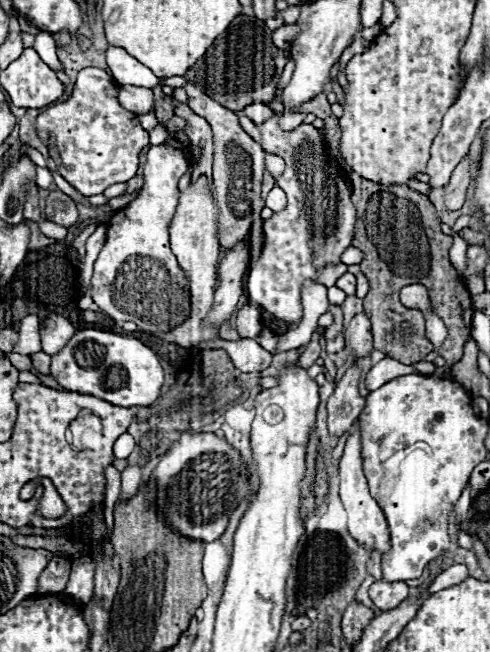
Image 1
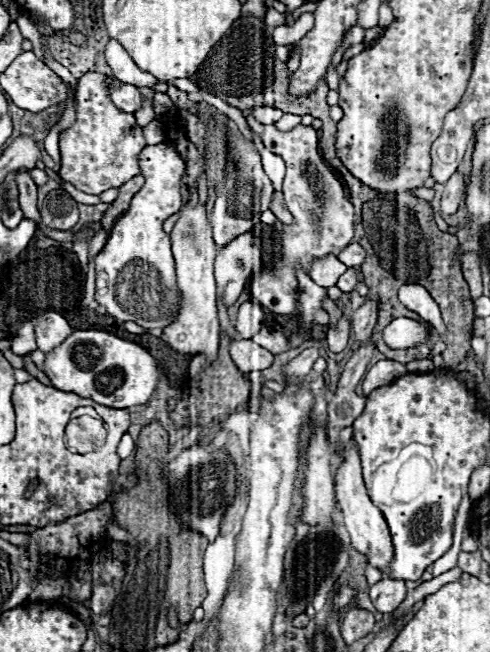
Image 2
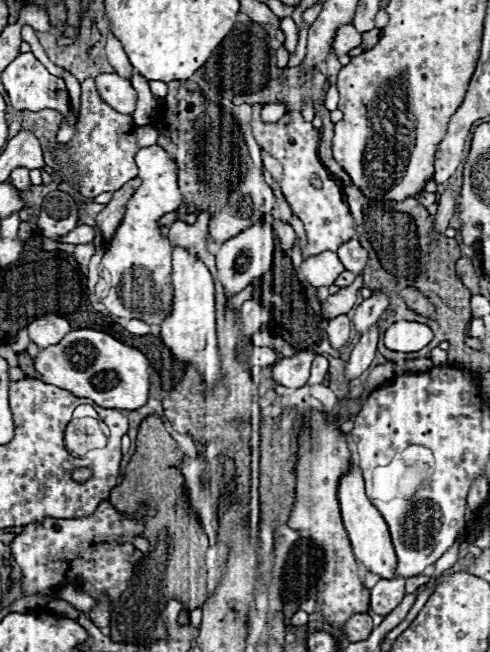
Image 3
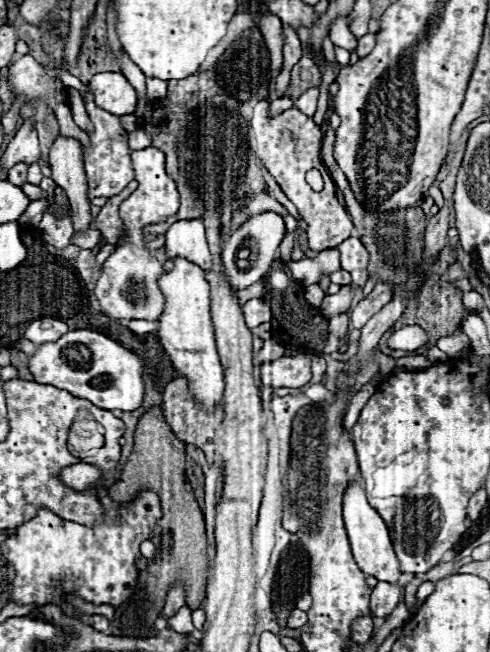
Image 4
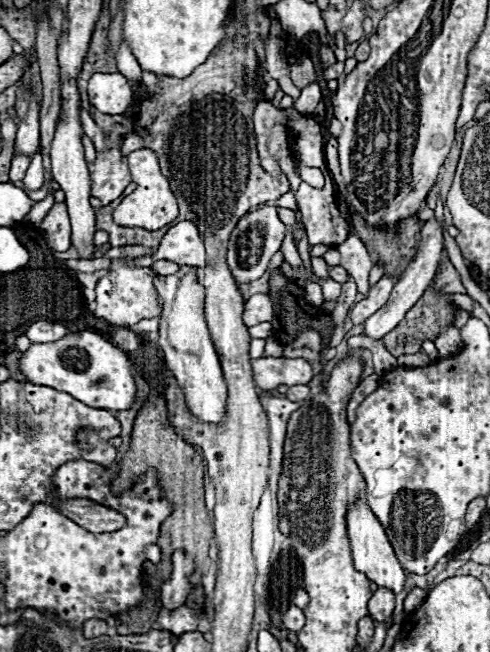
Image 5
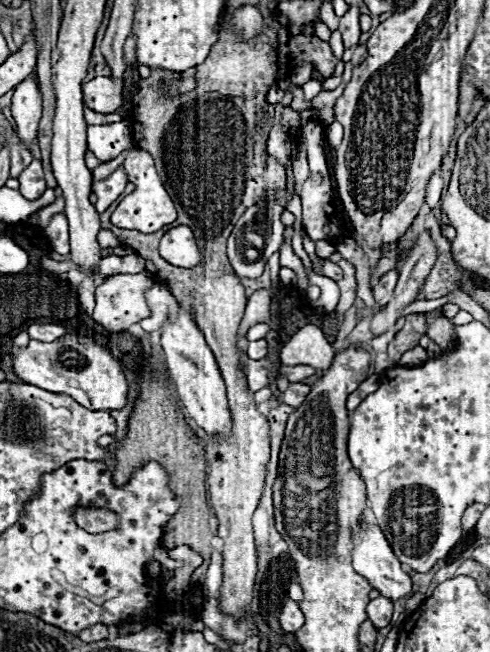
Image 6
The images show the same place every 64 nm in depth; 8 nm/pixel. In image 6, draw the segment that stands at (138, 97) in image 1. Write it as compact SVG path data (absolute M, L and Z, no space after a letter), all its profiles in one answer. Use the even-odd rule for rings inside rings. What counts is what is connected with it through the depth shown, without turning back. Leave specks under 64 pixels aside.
M96 76L82 87L86 108L110 114L124 102L124 82L114 82L110 76Z

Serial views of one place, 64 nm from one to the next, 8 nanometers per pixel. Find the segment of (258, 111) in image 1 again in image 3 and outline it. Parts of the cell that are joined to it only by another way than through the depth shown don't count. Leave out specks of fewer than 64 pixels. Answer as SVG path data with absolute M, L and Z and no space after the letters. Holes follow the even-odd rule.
M282 102L266 104L266 106L262 108L262 120L264 120L264 122L278 122L284 114L286 114L286 104L282 104Z

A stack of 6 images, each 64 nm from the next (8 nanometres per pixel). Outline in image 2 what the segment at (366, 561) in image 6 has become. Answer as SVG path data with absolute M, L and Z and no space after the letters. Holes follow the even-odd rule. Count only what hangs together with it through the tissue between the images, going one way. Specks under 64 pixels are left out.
M356 448L346 450L346 460L342 462L342 466L336 472L336 500L338 500L338 504L340 504L340 508L344 512L344 524L346 524L346 530L350 534L352 546L366 556L368 564L372 564L380 572L388 574L390 562L394 560L394 548L392 548L390 530L388 530L388 524L386 524L384 516L380 514L380 510L372 504L372 500L366 494L364 480L362 480L360 458L358 458Z

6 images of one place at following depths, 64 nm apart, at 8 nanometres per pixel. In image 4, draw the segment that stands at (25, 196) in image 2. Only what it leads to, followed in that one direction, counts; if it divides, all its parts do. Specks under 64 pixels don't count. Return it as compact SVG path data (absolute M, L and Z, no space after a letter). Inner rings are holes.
M18 162L16 166L12 166L12 168L8 170L8 180L10 180L12 184L16 184L16 186L22 186L22 184L26 182L26 170L28 170L28 164Z

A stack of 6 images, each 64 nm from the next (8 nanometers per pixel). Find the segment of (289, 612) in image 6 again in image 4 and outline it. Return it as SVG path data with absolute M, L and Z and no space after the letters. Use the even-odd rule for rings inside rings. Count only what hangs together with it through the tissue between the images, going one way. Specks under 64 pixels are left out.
M294 608L292 612L290 612L290 616L288 616L288 628L302 628L304 624L306 624L306 612L302 612L302 610L298 610L298 608Z

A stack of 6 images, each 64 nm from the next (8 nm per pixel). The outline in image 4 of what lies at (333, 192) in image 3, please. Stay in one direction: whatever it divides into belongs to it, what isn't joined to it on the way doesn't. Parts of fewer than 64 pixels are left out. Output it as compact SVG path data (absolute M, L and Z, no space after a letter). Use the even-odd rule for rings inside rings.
M260 100L254 106L254 116L252 116L250 126L257 142L257 156L284 190L284 194L296 204L298 212L302 214L302 220L306 222L310 250L336 248L346 238L350 238L354 224L350 222L344 206L338 202L336 186L320 158L320 146L322 146L320 126L316 126L316 122L312 118L304 116L300 110L284 110L282 114L270 118L268 100ZM312 168L318 168L322 172L322 178L326 182L322 192L314 192L304 180L304 172L308 172Z

